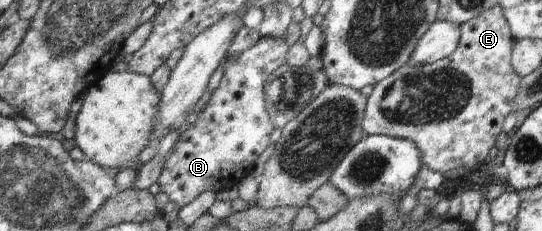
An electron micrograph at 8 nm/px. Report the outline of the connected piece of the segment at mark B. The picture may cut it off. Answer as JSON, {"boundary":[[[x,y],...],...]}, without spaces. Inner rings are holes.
{"boundary":[[[261,36],[253,46],[225,58],[219,86],[212,95],[207,96],[198,109],[194,124],[181,134],[157,182],[159,190],[164,192],[180,209],[203,194],[213,195],[227,186],[238,186],[245,177],[253,174],[255,160],[259,160],[259,156],[267,150],[269,136],[276,128],[266,108],[266,84],[271,75],[287,63],[289,49],[290,45],[285,39]]]}

